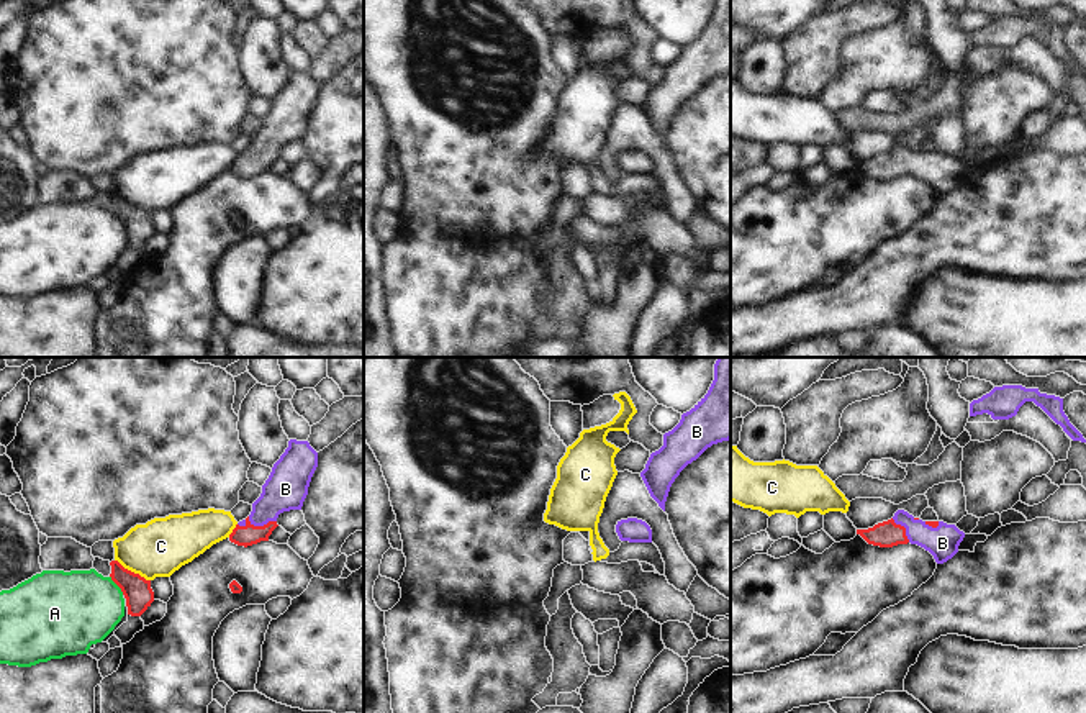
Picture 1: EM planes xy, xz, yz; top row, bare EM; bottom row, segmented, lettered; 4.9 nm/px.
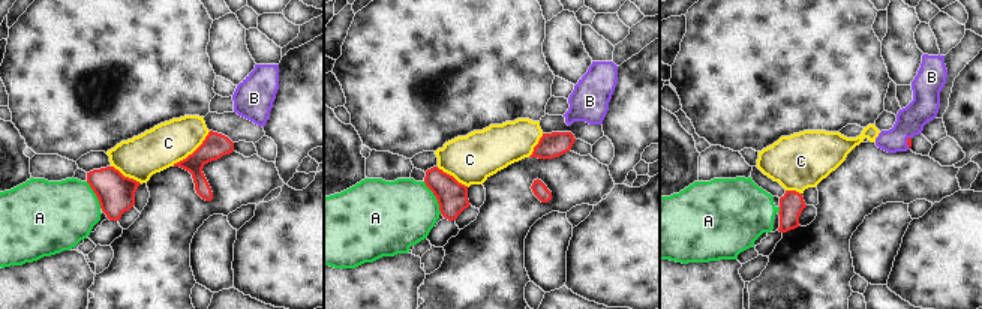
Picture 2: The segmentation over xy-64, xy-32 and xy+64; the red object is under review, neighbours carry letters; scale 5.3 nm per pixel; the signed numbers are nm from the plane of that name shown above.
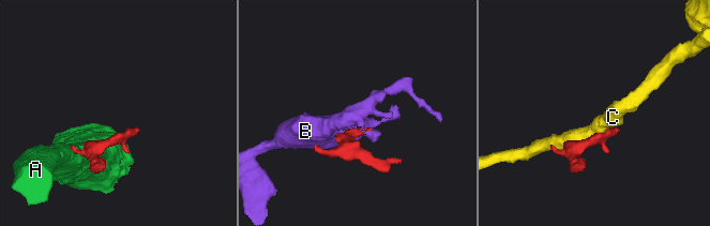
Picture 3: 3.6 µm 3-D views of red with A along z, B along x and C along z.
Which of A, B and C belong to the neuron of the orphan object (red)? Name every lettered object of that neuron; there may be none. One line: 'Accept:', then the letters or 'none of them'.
Accept: B

